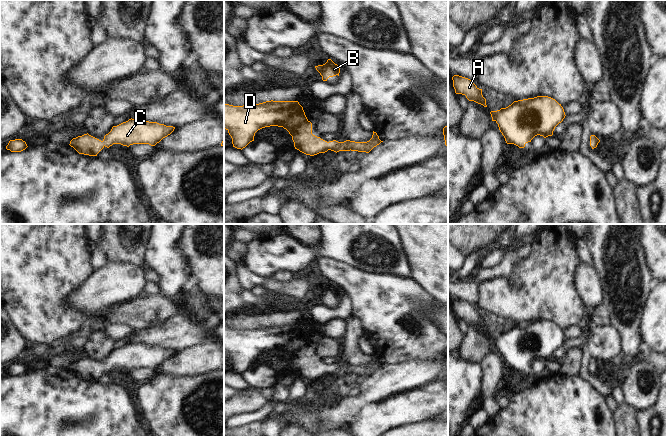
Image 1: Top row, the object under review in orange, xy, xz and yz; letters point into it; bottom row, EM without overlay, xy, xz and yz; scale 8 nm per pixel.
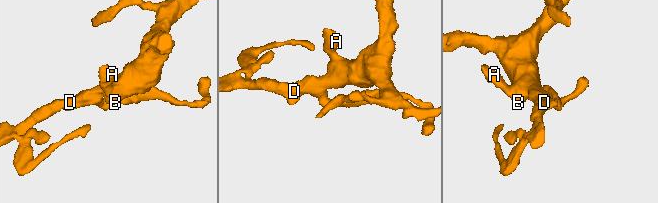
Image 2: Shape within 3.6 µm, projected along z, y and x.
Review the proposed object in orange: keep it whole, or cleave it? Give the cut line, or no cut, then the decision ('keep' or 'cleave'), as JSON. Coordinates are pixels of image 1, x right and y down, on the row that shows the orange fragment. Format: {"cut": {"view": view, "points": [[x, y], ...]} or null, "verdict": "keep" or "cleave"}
{"cut": null, "verdict": "keep"}

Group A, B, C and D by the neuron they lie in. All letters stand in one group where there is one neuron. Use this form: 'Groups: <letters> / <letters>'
Groups: A B C D.

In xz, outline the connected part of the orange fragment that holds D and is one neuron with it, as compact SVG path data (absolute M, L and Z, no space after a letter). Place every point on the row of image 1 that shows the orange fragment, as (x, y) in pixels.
M266 101L259 104L233 106L224 103L224 128L232 138L233 147L237 149L245 148L250 142L254 141L255 133L265 127L278 126L286 129L292 136L295 149L300 152L314 156L325 153L328 150L339 151L358 151L369 153L381 142L379 136L373 131L372 138L367 142L355 142L346 140L344 142L325 141L312 134L312 123L307 119L303 107L298 101Z

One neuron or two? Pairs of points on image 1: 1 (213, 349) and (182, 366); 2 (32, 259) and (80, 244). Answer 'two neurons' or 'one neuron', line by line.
1: one neuron
2: one neuron

